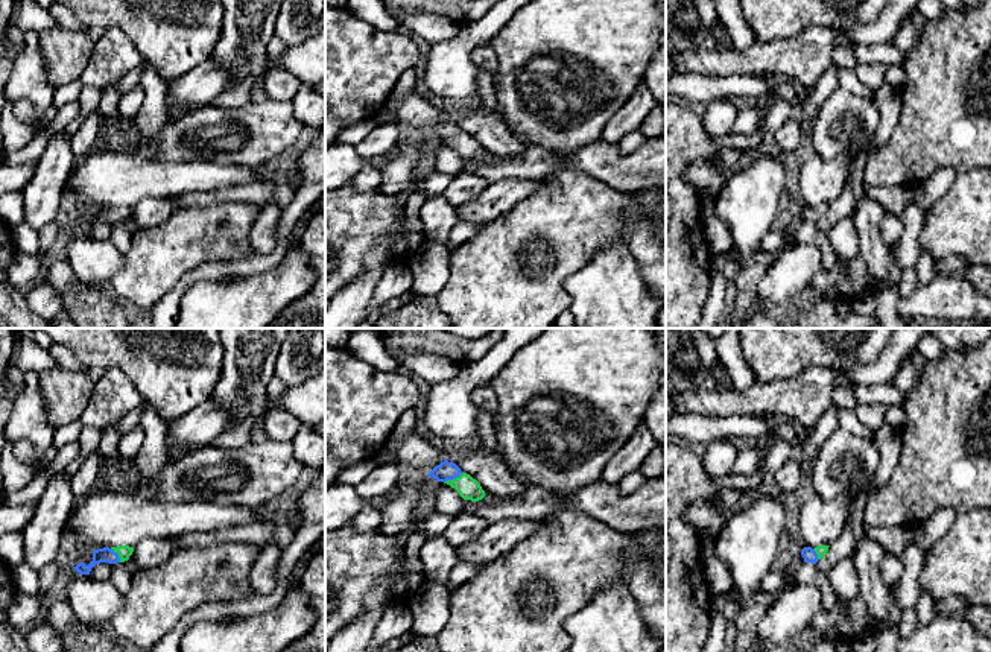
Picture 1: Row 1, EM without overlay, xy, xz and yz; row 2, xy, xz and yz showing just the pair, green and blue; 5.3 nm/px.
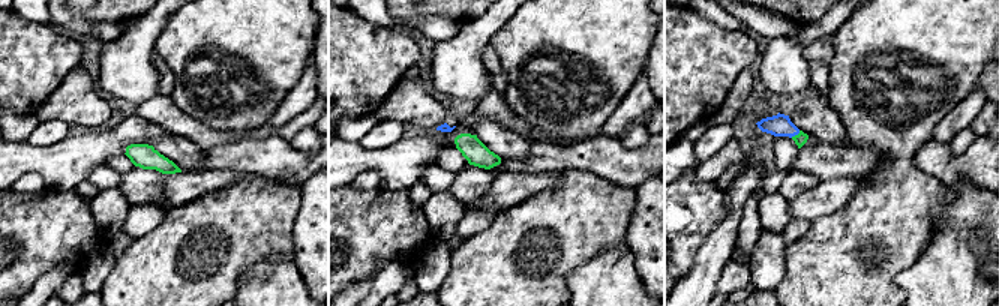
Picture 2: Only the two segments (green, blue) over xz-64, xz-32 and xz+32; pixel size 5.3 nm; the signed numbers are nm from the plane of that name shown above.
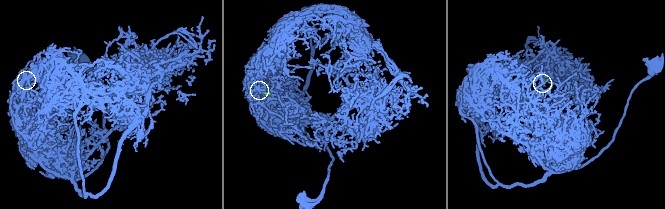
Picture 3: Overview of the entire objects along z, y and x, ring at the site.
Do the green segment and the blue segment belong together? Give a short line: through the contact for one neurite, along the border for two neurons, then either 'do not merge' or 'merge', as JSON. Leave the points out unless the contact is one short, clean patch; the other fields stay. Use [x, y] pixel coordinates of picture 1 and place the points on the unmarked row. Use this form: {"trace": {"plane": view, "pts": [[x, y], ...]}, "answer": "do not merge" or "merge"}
{"trace": {"plane": "xz", "pts": [[468, 148], [453, 139], [446, 129]]}, "answer": "merge"}

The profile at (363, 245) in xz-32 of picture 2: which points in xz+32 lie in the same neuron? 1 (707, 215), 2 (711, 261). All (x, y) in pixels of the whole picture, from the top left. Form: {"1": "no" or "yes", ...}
{"1": "yes", "2": "no"}

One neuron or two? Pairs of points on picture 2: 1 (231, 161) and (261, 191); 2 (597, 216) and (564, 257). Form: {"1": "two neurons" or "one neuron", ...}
{"1": "two neurons", "2": "one neuron"}

